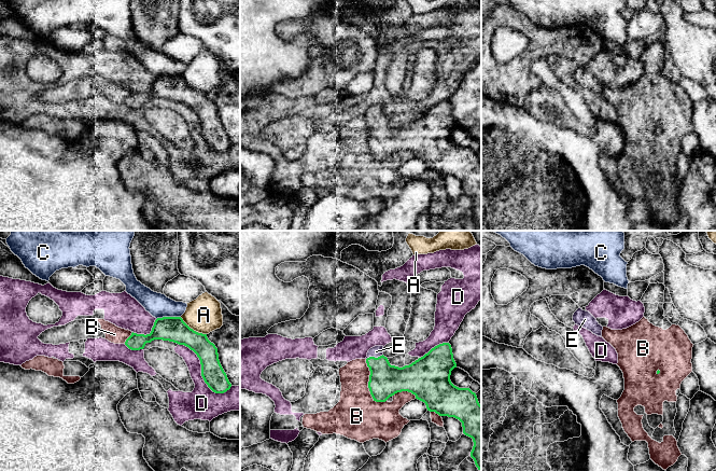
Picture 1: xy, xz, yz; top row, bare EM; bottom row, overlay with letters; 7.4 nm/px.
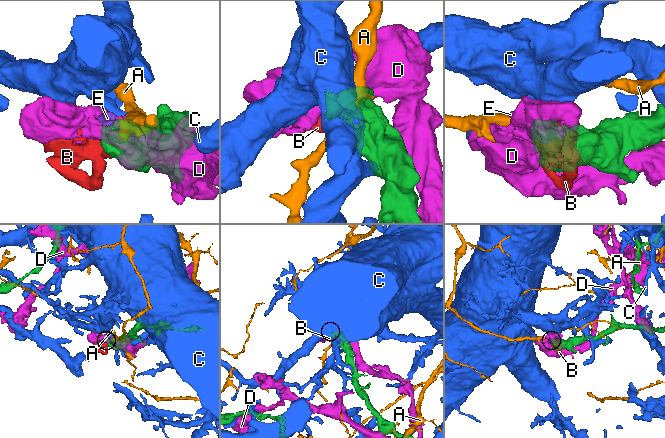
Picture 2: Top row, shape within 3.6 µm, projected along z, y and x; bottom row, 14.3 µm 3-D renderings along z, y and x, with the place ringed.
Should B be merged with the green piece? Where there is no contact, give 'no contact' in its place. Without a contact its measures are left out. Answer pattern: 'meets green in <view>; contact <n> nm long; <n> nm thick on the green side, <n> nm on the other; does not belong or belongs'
meets green in xz; contact 360 nm long; 240 nm thick on the green side, 340 nm on the other; does not belong

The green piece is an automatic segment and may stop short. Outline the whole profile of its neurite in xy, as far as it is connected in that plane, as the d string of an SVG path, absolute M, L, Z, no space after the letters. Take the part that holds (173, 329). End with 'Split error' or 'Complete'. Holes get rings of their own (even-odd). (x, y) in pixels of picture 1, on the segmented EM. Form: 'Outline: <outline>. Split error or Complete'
Outline: M181 317L157 318L150 334L132 332L125 345L131 350L140 350L154 340L169 341L188 347L200 360L201 376L208 387L215 393L224 393L230 389L231 384L220 363L215 345L208 340L207 334L191 329Z. Complete

